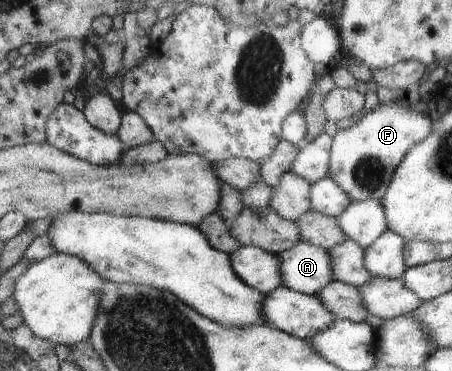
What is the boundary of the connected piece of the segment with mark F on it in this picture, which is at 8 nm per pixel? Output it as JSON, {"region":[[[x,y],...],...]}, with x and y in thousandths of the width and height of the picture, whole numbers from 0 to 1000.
{"region":[[[898,267],[887,280],[881,272],[841,280],[788,334],[750,350],[739,367],[726,477],[746,488],[781,544],[843,539],[898,415],[929,388],[934,372],[947,372],[951,340],[951,318],[916,299]]]}

